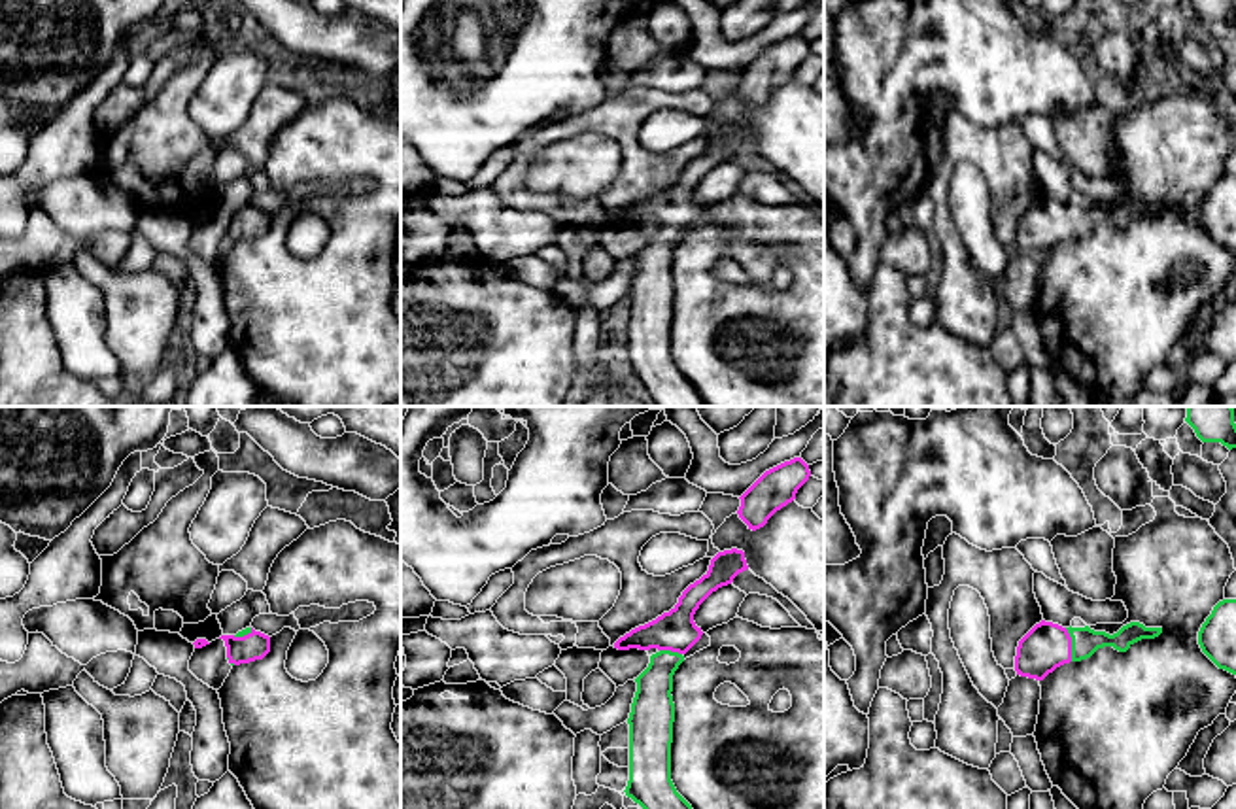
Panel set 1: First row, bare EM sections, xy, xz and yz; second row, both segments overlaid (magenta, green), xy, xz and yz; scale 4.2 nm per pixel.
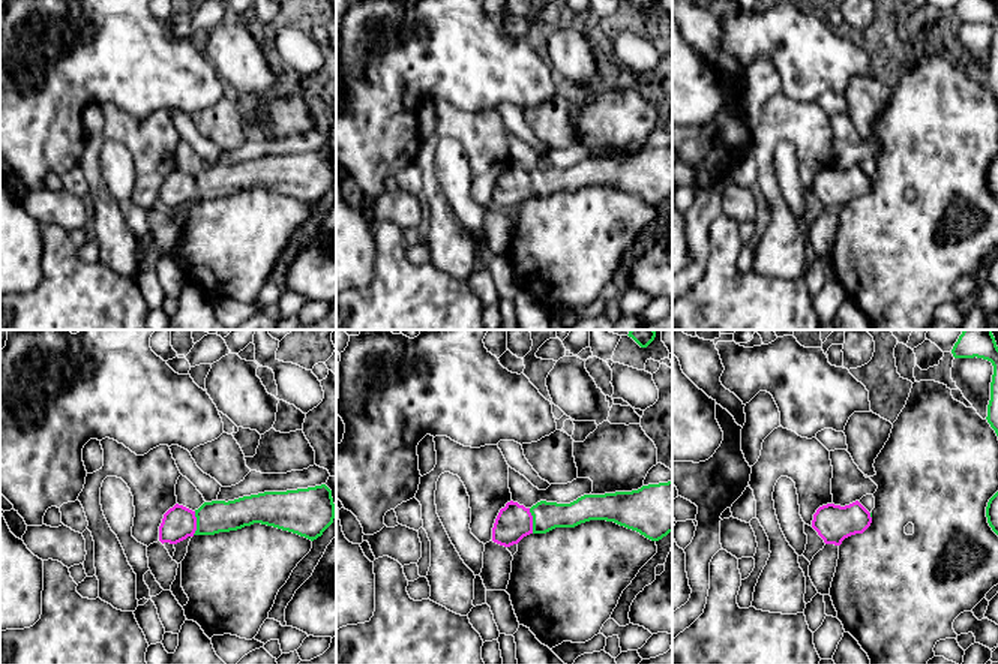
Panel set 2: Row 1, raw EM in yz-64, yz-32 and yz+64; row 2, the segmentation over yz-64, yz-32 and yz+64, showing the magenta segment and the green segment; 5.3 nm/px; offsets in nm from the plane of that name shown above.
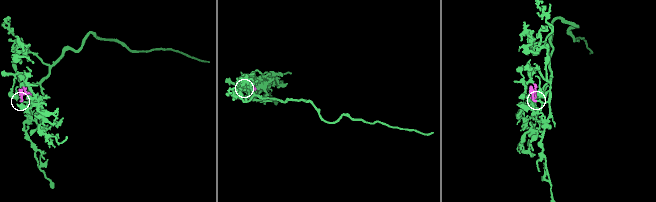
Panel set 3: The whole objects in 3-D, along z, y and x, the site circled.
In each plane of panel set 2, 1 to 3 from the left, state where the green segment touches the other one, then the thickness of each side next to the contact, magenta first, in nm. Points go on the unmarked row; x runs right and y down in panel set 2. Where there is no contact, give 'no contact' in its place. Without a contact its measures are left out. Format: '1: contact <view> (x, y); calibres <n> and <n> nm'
1: contact yz-64 (195, 188); calibres 180 and 180 nm
2: contact yz-32 (532, 185); calibres 190 and 160 nm
3: contact yz+64 (869, 180); calibres 200 and 20 nm

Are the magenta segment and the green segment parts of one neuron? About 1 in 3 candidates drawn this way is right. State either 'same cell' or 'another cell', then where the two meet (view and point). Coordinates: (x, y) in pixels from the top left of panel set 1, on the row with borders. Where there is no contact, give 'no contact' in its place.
same cell; meets magenta in yz at (1070, 645)

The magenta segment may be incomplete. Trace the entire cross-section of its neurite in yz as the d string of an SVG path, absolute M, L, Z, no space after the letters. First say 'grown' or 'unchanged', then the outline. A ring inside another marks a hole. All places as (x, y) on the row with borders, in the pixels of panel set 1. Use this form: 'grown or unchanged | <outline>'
grown | M1041 620L1017 646L1015 671L1021 677L1043 680L1056 667L1090 658L1098 648L1113 646L1126 652L1142 639L1155 639L1162 628L1145 628L1140 622L1123 626L1117 633L1085 628L1062 628Z

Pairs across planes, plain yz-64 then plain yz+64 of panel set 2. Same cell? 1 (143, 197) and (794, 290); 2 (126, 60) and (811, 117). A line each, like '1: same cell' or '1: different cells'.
1: different cells
2: different cells

